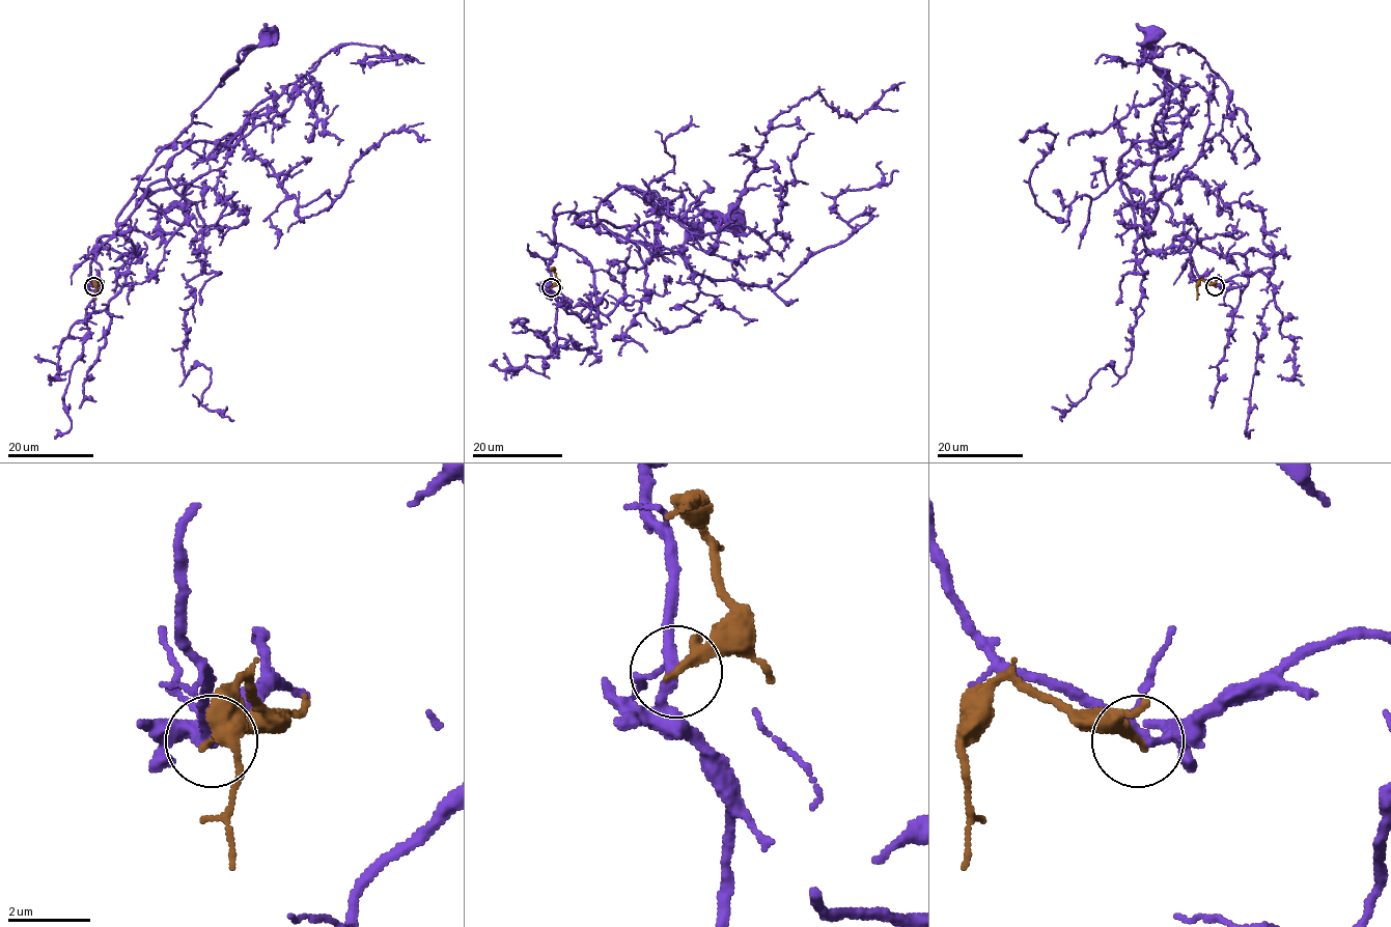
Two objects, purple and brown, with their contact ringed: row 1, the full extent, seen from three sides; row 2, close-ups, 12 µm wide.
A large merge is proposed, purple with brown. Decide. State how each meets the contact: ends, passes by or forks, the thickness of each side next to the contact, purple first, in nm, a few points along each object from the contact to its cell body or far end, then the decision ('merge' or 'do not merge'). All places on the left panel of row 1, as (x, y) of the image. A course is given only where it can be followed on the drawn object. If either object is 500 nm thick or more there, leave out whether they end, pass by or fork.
purple forks | brown ends | 200/280 nm | purple via (93, 286), (94, 250), (115, 231), (140, 177), (250, 50), (272, 37) | brown via (93, 286), (99, 282), (96, 280), (95, 299) | do not merge

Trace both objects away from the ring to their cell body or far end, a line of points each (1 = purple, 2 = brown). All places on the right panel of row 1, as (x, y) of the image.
1: (1216, 286), (1187, 250), (1144, 245), (1157, 211), (1153, 125), (1183, 107), (1183, 91), (1151, 61), (1151, 37)
2: (1215, 286), (1200, 280), (1196, 299)

